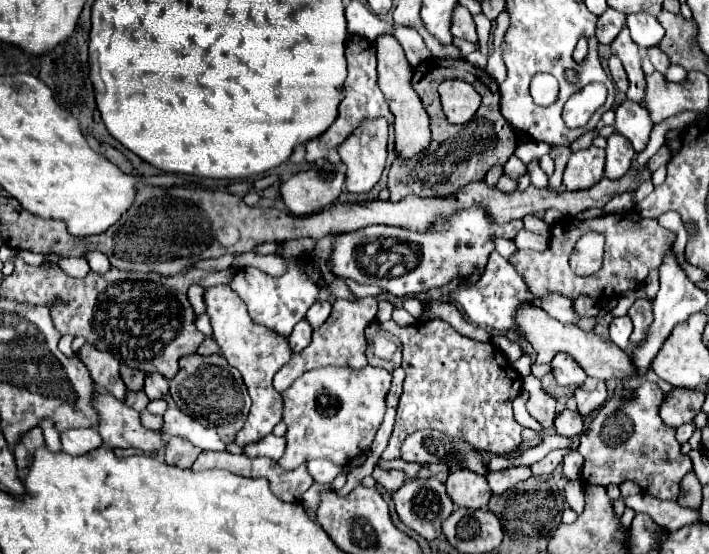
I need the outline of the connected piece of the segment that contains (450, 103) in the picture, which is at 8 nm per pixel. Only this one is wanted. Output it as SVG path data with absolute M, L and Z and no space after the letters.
M446 80L440 84L444 114L452 124L466 124L480 106L480 94L472 84L462 80Z

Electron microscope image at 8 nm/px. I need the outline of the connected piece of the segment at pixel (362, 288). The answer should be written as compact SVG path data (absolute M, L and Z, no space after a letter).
M348 280L346 282L348 284L348 288L358 296L358 298L366 298L366 296L380 296L382 294L382 290L378 288L378 286L370 286L370 284L358 284L358 282L354 282L354 280Z

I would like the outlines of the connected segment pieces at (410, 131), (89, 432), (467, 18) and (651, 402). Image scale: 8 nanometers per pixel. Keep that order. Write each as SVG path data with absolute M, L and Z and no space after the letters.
M378 36L376 38L376 56L378 56L378 86L384 92L390 110L394 112L394 132L396 132L396 154L410 158L422 152L430 144L430 128L428 128L428 114L418 98L418 94L410 86L410 76L412 76L412 66L404 56L402 46L394 36Z
M94 428L66 430L66 432L60 434L60 440L62 440L64 452L70 452L74 456L88 454L88 452L92 452L92 450L102 446L102 438L100 438L98 430L94 430Z
M458 6L458 10L454 10L454 18L452 18L452 36L478 44L478 34L476 34L476 26L474 26L472 14L470 14L464 6Z
M646 380L642 386L638 386L634 390L630 400L616 394L612 400L608 400L600 408L600 412L592 418L588 432L584 432L582 440L580 440L580 452L586 458L584 468L582 468L584 482L596 480L596 484L600 484L600 486L608 486L608 484L620 486L624 480L632 480L632 482L640 484L644 490L656 488L656 498L660 498L660 500L676 500L678 498L680 480L692 470L692 460L682 454L680 444L674 438L674 428L666 426L660 418L658 411L665 397L666 395L656 382Z

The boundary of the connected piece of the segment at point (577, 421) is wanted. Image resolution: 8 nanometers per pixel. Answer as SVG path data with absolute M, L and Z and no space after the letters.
M564 410L564 412L560 412L560 416L556 418L554 426L556 426L556 432L558 432L558 434L572 438L572 436L576 436L576 434L582 434L582 430L584 430L584 420L582 420L582 416L580 416L578 412Z

